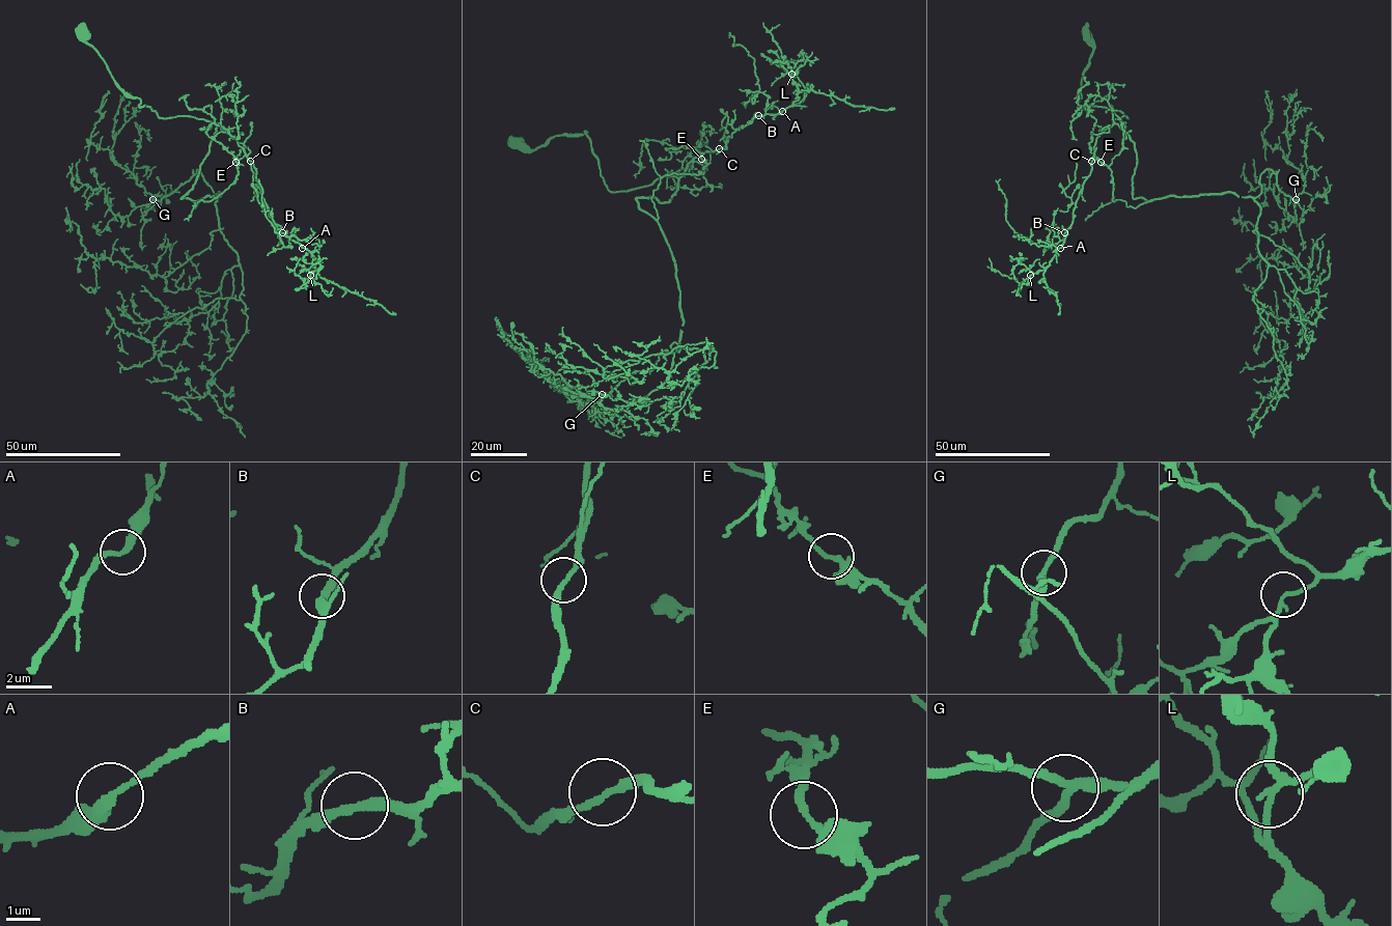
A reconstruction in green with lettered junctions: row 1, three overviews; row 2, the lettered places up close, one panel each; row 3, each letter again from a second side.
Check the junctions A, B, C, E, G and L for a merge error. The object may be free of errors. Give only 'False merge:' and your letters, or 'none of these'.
False merge: none of these

